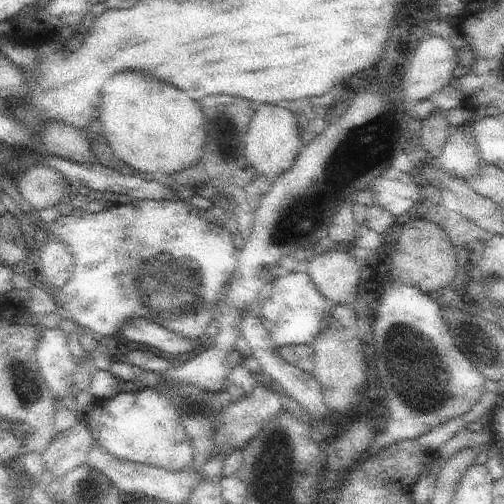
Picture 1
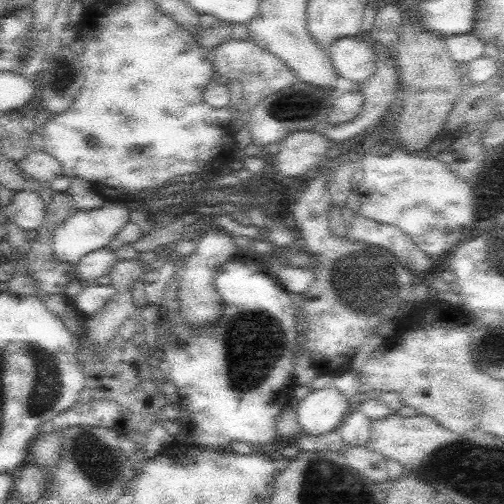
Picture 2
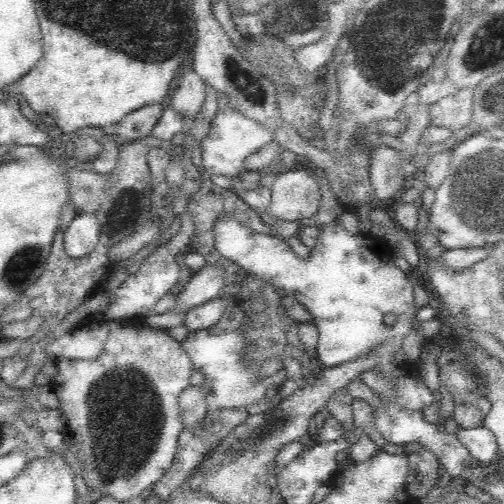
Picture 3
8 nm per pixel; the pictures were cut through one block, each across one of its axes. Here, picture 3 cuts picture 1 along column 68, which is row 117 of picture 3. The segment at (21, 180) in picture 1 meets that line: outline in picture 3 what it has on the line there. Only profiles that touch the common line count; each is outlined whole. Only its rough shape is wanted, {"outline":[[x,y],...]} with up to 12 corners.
{"outline":[[188,70],[176,84],[170,106],[196,120],[206,104],[206,84]]}

